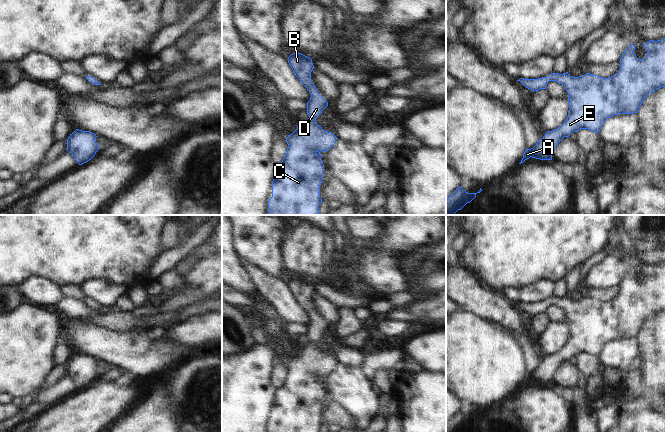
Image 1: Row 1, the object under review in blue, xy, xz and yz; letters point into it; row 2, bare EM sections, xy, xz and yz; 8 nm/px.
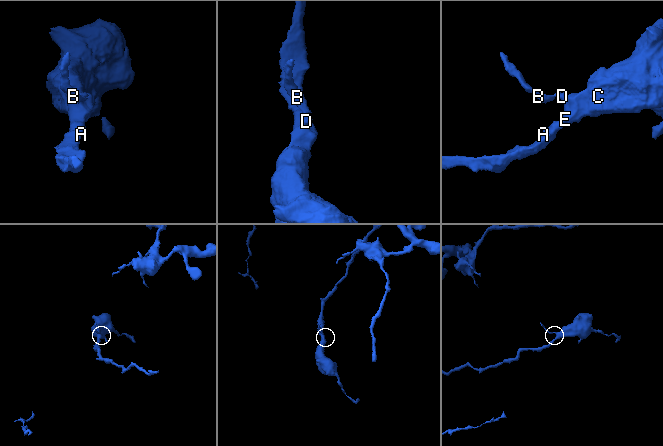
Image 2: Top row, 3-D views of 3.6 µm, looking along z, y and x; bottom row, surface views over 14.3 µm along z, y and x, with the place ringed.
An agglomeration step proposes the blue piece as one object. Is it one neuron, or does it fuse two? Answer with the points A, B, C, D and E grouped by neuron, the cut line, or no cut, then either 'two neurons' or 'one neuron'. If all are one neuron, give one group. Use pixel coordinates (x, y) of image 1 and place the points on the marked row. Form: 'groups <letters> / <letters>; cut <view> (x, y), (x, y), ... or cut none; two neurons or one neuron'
groups A B C D E; cut none; one neuron

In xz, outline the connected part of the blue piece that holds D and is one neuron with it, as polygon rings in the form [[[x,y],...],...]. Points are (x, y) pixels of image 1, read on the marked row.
[[[293,53],[287,60],[295,76],[311,94],[306,110],[309,118],[286,138],[288,148],[282,162],[276,165],[274,171],[268,215],[320,215],[318,206],[322,203],[320,185],[324,166],[320,152],[330,150],[338,138],[333,133],[323,130],[316,122],[316,118],[328,106],[328,102],[317,93],[317,88],[311,82],[311,72],[315,68],[312,59],[301,53]]]

